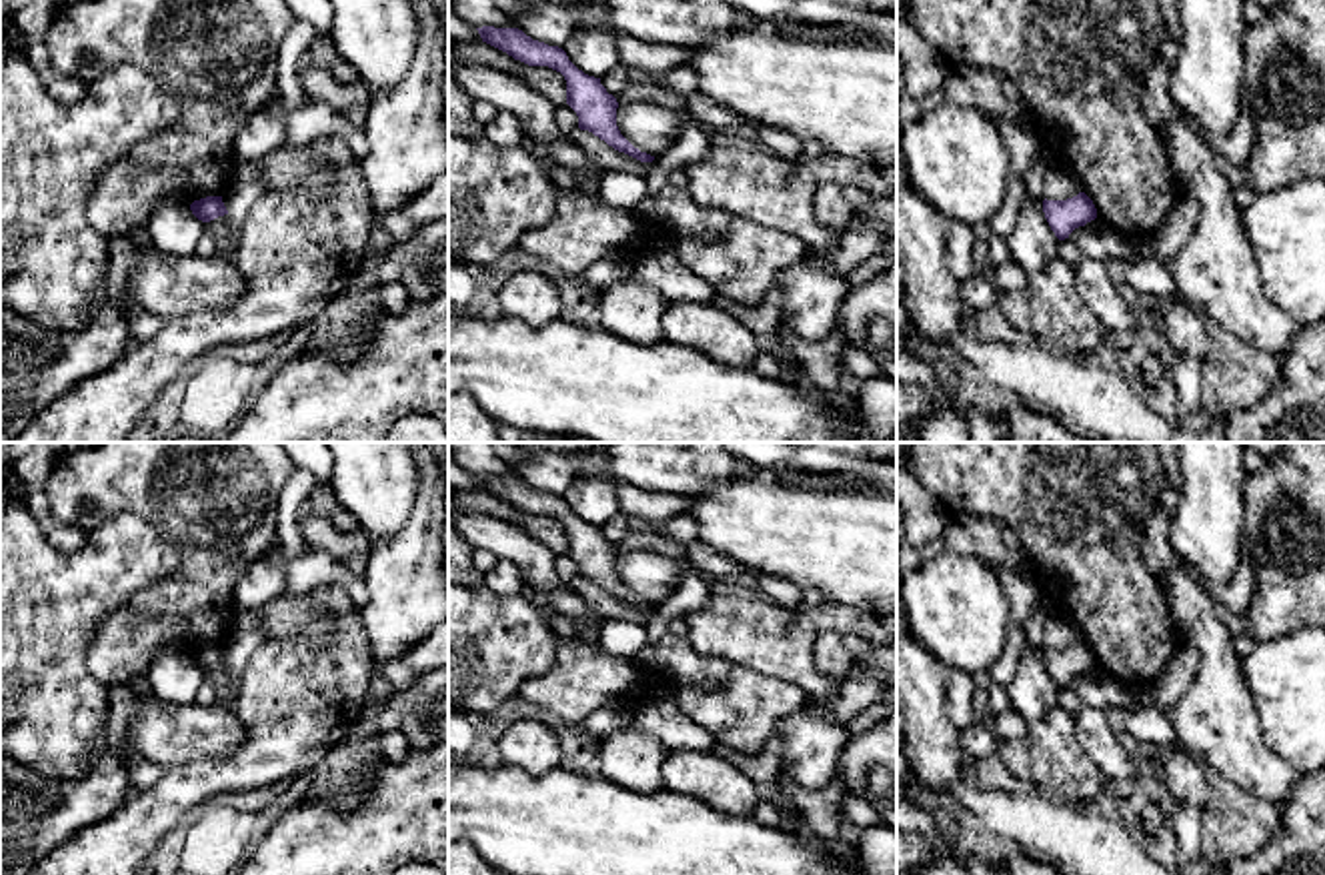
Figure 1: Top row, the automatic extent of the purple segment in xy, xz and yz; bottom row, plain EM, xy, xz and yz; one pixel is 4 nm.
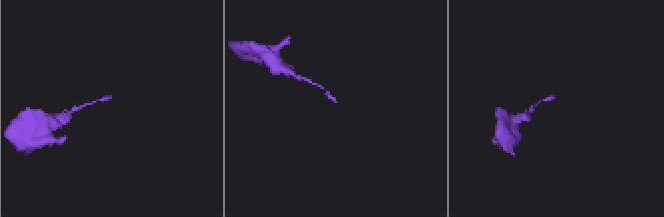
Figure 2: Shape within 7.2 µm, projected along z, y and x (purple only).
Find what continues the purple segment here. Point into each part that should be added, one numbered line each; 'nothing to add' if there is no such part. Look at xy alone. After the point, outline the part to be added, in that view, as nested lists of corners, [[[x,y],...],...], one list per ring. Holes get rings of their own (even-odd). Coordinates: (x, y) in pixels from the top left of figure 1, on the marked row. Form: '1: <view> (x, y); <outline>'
nothing to add

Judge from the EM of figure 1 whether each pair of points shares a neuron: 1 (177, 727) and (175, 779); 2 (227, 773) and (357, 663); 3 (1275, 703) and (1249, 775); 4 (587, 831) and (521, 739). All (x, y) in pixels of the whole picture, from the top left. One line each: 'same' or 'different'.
1: different
2: same
3: different
4: different

